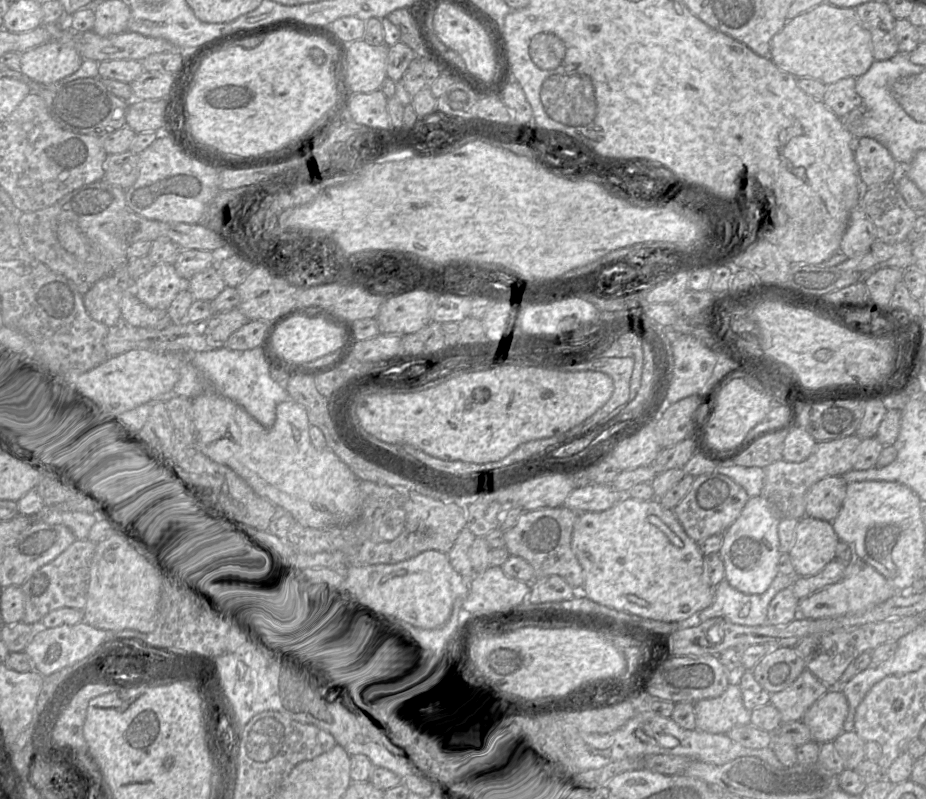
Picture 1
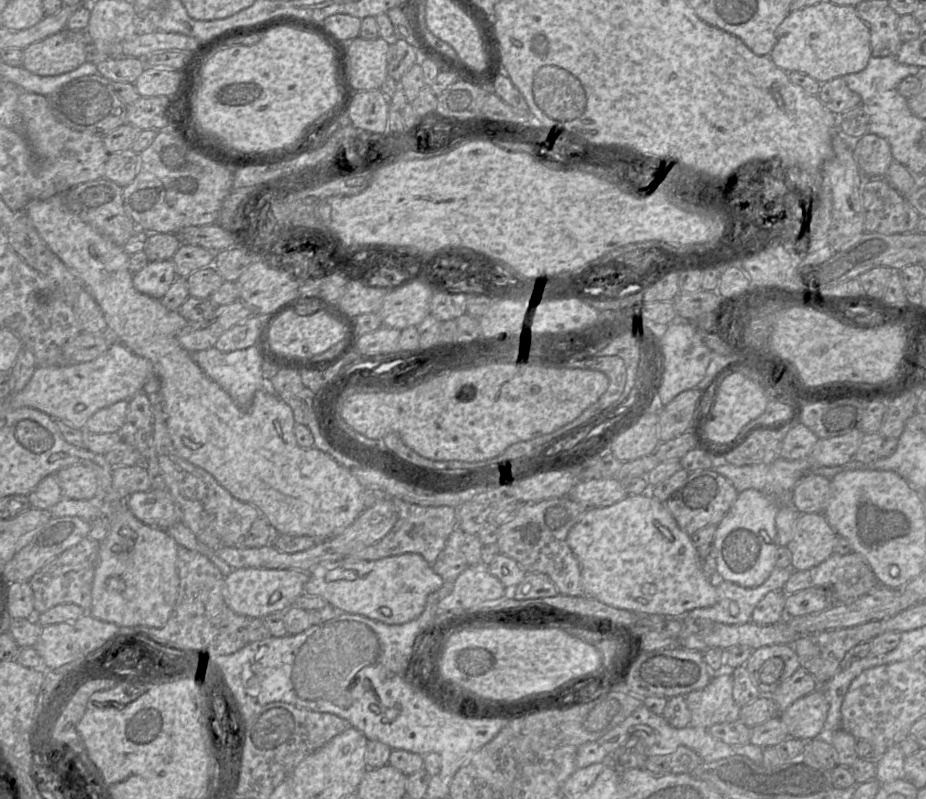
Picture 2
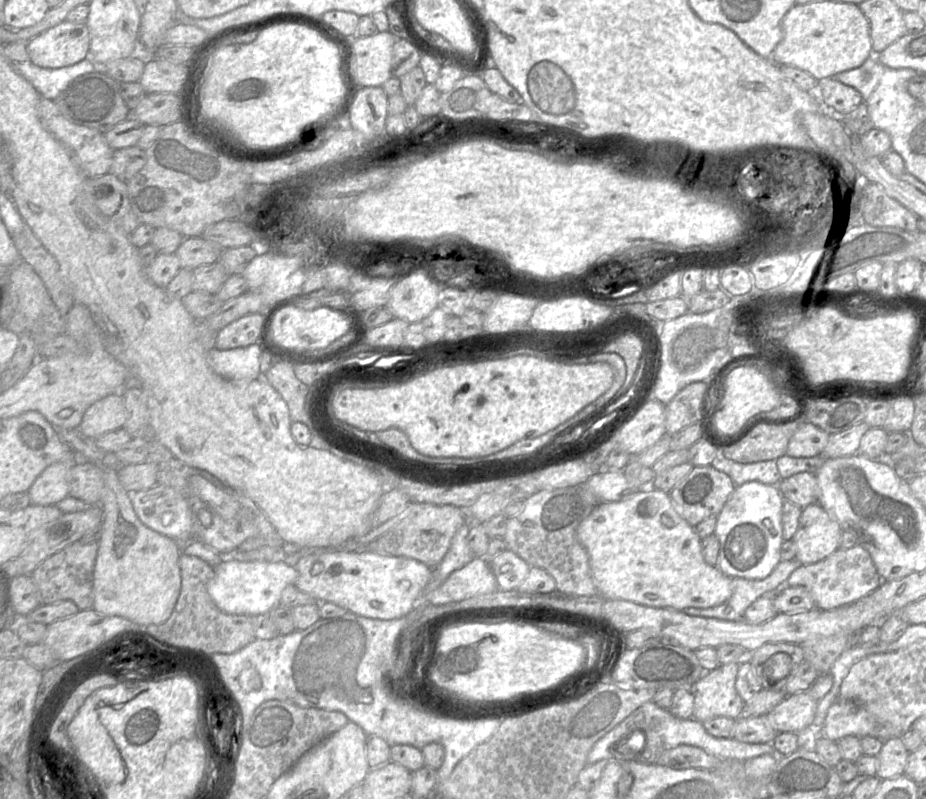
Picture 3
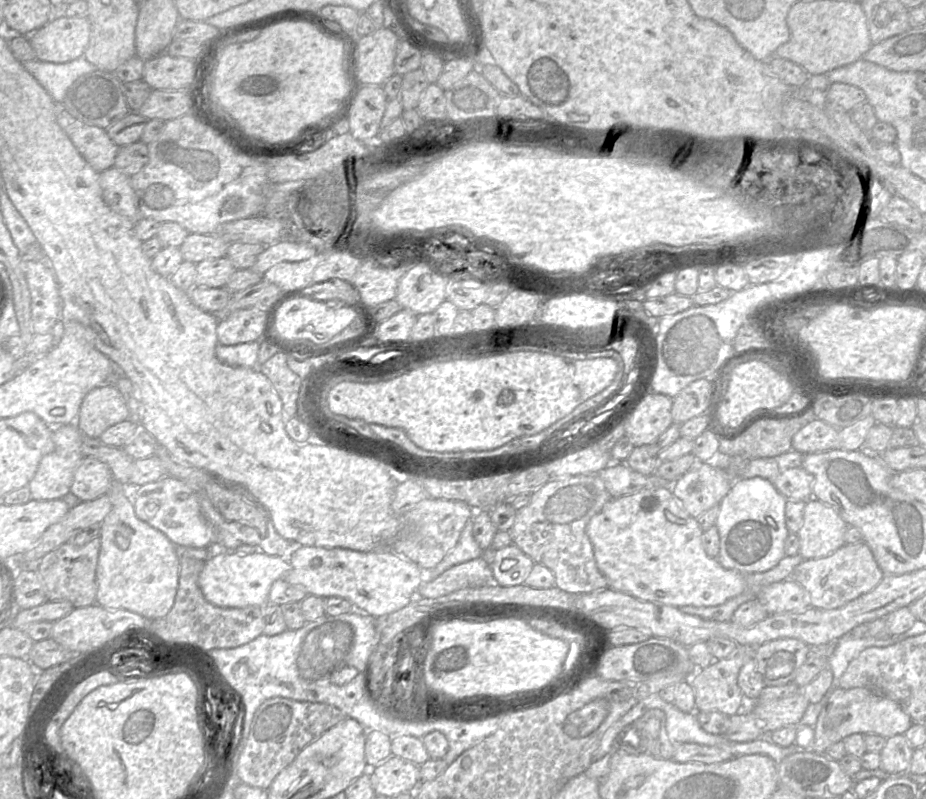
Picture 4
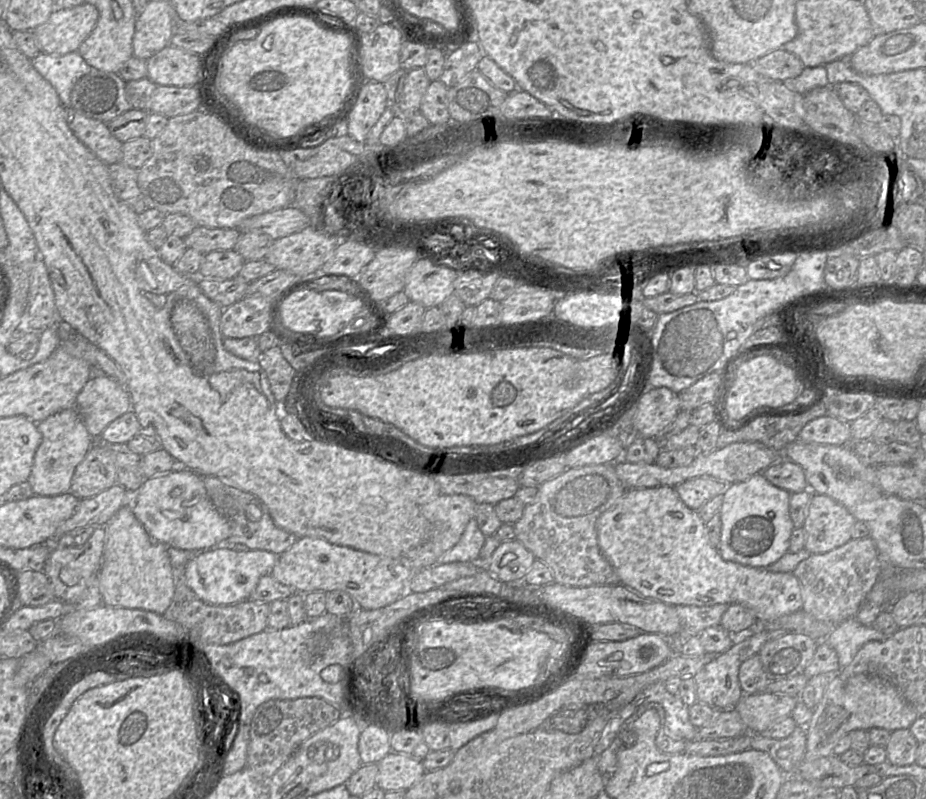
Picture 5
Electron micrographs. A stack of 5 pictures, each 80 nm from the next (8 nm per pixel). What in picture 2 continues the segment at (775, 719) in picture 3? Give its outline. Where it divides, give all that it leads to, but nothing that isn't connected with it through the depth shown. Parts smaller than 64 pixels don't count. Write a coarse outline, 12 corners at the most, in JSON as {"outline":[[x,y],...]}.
{"outline":[[817,689],[778,717],[790,737],[808,742],[823,730],[829,702]]}

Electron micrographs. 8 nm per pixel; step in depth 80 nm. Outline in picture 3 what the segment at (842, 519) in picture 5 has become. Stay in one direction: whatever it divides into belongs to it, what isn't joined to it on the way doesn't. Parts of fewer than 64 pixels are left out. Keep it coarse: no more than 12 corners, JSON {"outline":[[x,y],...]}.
{"outline":[[818,502],[802,509],[792,538],[802,565],[840,547],[839,523]]}

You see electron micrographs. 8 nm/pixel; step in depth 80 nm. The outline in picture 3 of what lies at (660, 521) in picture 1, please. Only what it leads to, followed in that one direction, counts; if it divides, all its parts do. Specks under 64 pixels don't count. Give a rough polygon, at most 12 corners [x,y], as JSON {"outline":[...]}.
{"outline":[[667,492],[599,502],[578,525],[604,600],[718,606],[705,562]]}

